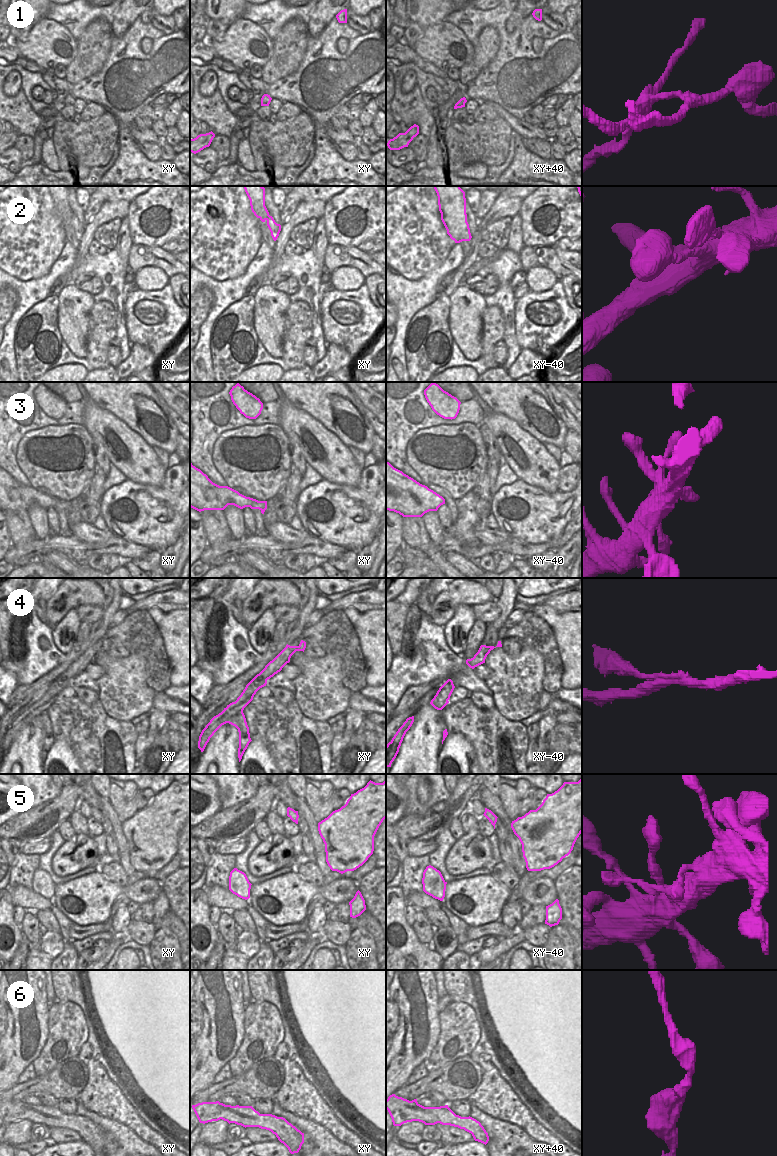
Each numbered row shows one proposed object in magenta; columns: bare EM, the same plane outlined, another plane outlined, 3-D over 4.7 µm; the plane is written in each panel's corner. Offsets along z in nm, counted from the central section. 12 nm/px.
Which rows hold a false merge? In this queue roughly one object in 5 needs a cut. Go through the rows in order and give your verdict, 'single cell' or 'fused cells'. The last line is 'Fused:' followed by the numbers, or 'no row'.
1: fused cells
2: single cell
3: single cell
4: fused cells
5: single cell
6: single cell
Fused: 1, 4

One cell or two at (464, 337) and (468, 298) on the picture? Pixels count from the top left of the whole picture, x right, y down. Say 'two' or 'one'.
one

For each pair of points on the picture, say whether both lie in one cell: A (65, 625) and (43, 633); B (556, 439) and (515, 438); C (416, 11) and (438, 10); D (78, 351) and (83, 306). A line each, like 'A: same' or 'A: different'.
A: different
B: different
C: same
D: same

